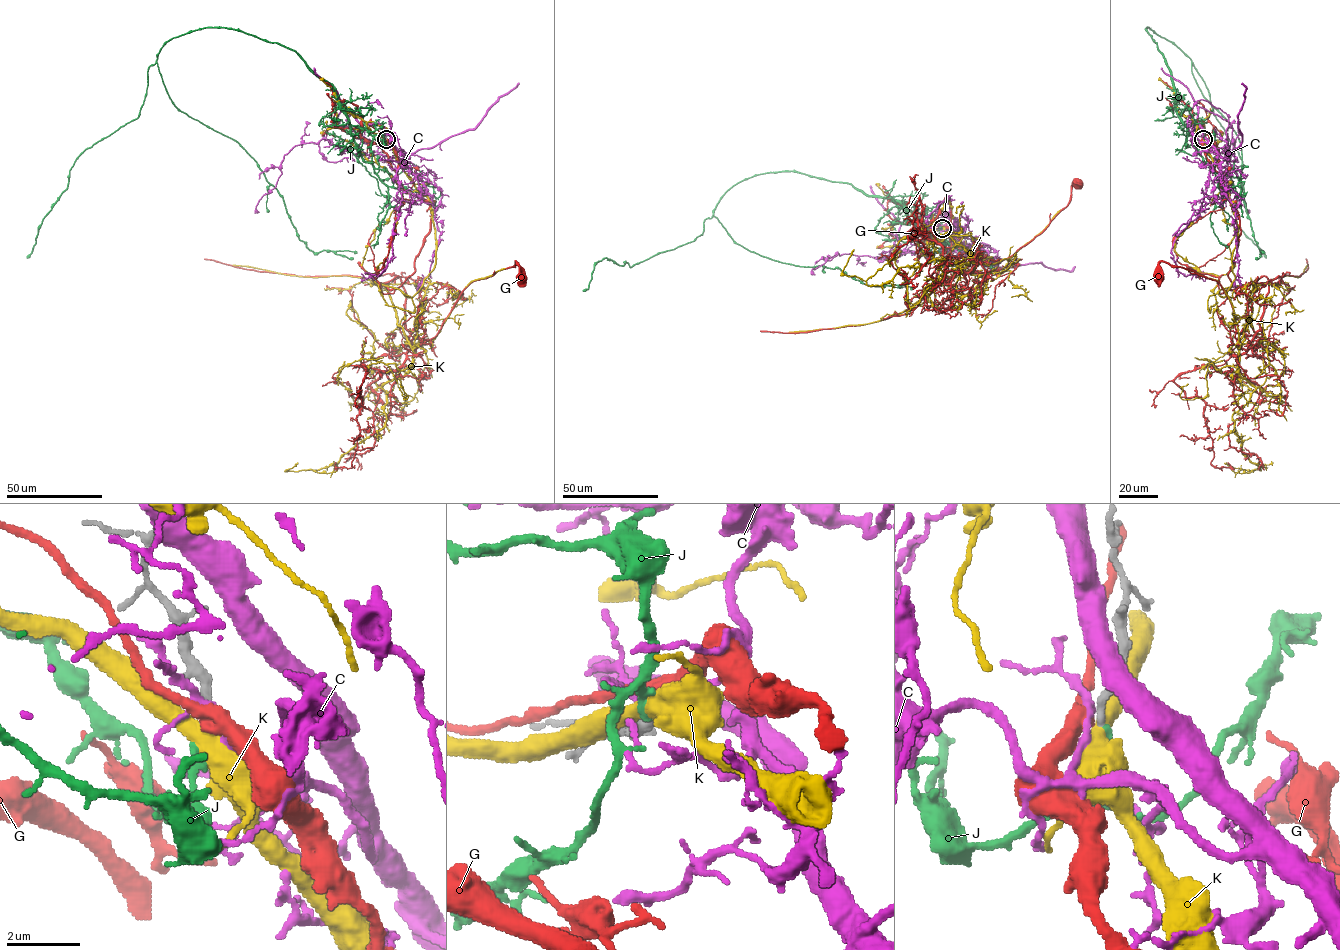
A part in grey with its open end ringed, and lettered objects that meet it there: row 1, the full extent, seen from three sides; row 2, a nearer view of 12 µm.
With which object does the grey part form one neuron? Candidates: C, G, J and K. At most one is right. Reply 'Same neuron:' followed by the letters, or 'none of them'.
Same neuron: J

